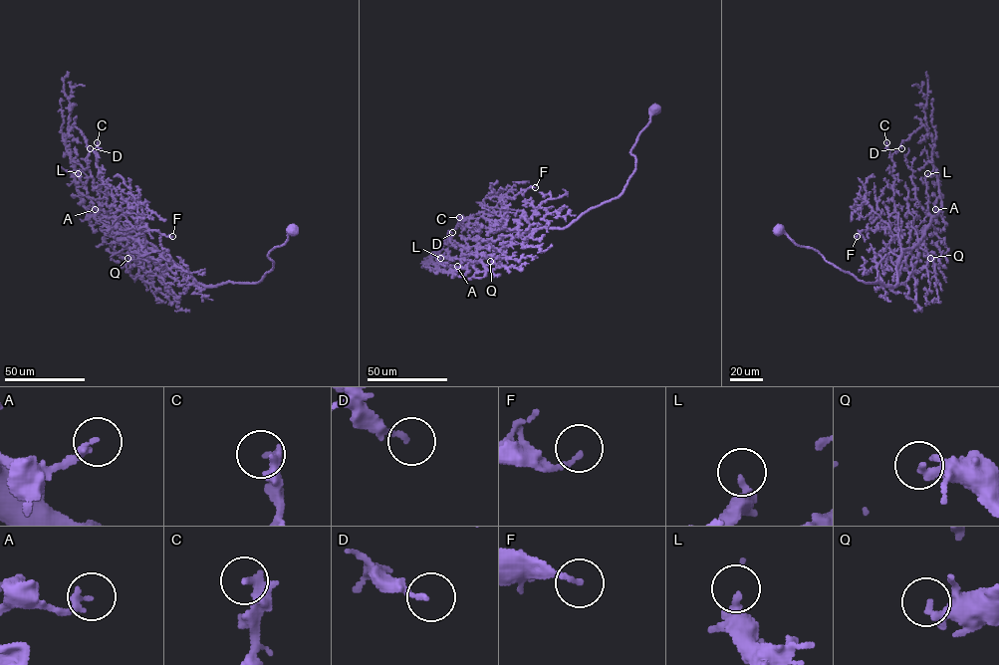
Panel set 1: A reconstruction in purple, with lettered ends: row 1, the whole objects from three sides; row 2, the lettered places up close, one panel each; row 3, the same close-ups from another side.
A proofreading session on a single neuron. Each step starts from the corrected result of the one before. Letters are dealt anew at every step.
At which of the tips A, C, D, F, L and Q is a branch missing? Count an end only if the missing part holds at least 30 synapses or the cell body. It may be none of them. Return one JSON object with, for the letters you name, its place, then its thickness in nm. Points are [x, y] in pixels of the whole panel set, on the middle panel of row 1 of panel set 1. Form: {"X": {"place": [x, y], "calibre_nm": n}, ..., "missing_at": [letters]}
{"missing_at": []}

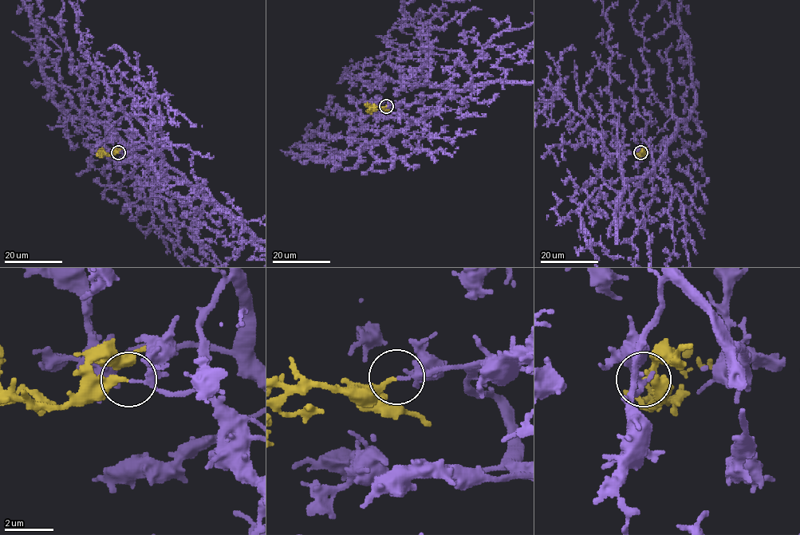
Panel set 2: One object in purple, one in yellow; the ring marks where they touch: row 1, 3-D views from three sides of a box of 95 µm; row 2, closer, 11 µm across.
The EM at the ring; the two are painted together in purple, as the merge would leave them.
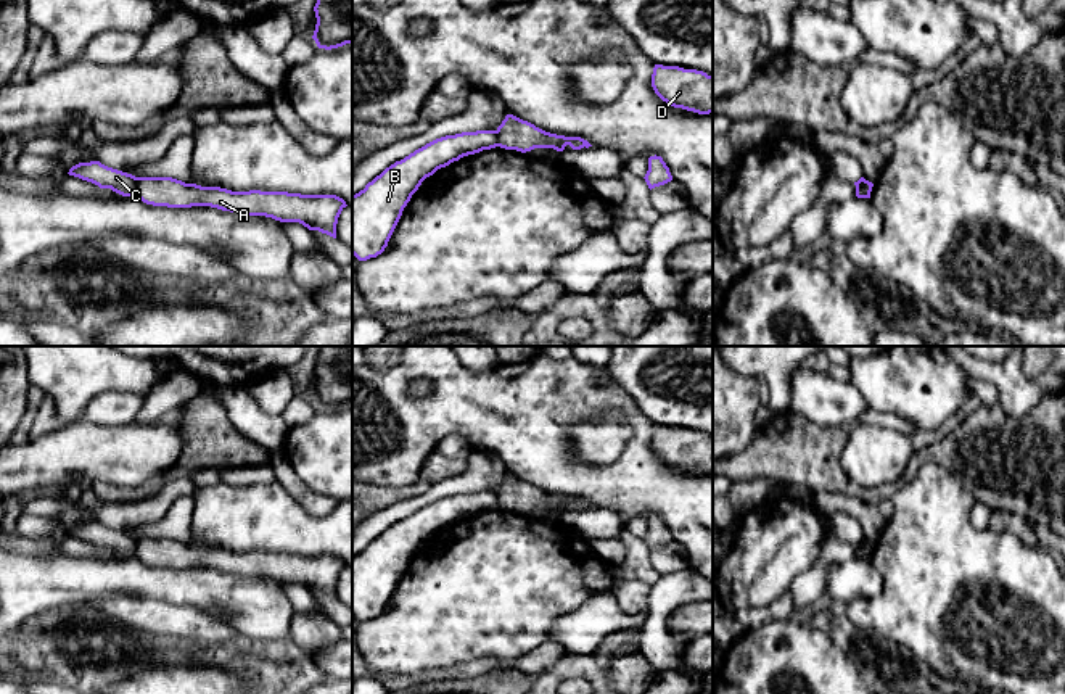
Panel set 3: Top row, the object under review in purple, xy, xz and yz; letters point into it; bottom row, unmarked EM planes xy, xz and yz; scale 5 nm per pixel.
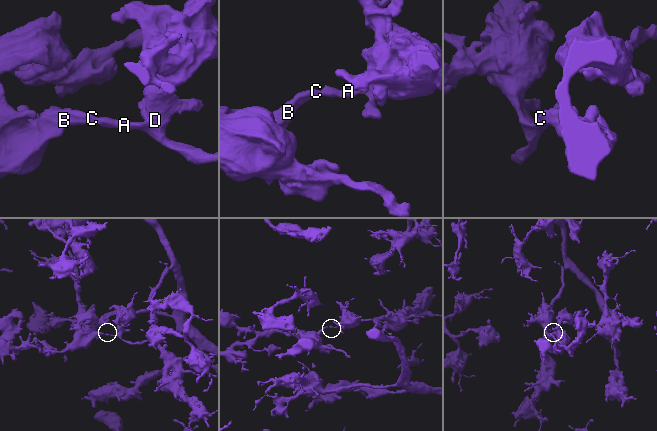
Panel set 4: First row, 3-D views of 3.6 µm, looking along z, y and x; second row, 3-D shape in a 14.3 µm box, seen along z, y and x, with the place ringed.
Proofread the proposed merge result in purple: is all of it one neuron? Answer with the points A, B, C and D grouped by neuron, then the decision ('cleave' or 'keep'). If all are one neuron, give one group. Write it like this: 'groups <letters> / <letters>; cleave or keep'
groups A B C D; keep

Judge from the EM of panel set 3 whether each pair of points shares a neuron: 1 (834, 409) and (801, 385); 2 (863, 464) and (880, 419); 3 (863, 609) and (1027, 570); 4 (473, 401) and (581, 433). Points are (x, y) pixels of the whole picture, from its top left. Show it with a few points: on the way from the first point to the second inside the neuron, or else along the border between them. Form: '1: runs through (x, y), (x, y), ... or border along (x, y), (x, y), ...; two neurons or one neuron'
1: runs through (826, 401), (810, 390); one neuron
2: border along (861, 421), (871, 425), (892, 427), (911, 437); two neurons
3: runs through (903, 609), (943, 596), (959, 580), (986, 580); one neuron
4: border along (602, 414), (568, 429), (583, 462); two neurons

